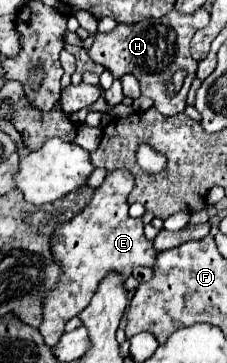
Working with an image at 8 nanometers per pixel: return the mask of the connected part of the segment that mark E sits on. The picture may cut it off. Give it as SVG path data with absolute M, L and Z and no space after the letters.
M112 170L106 174L102 186L94 192L88 206L54 232L52 252L60 260L62 278L56 290L48 294L48 300L44 300L44 322L38 328L48 346L56 346L64 334L66 322L88 306L104 274L116 270L128 278L136 266L156 266L158 252L154 250L152 240L144 236L142 220L128 214L128 194L132 188L134 178L128 170Z

